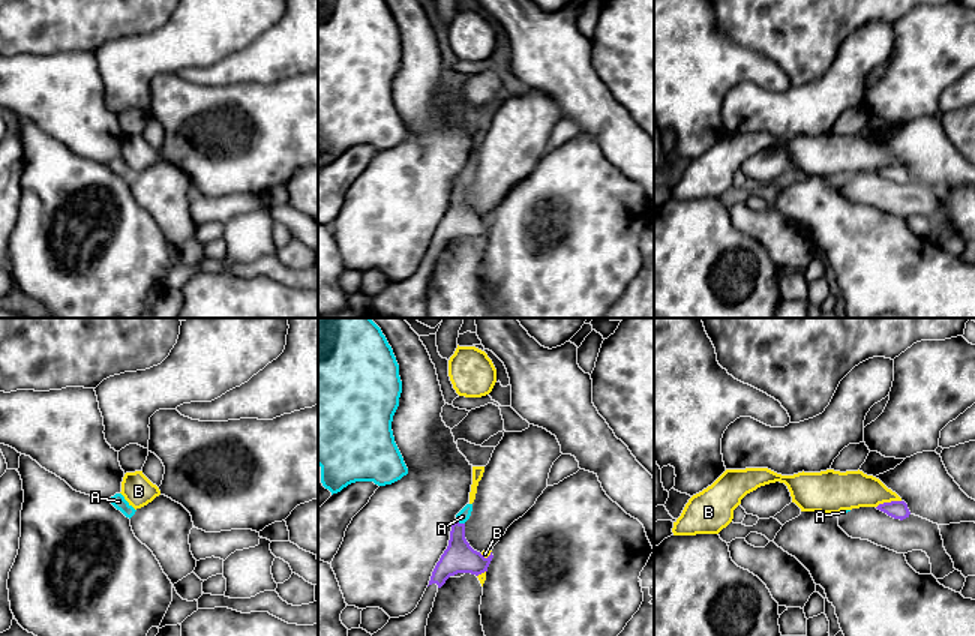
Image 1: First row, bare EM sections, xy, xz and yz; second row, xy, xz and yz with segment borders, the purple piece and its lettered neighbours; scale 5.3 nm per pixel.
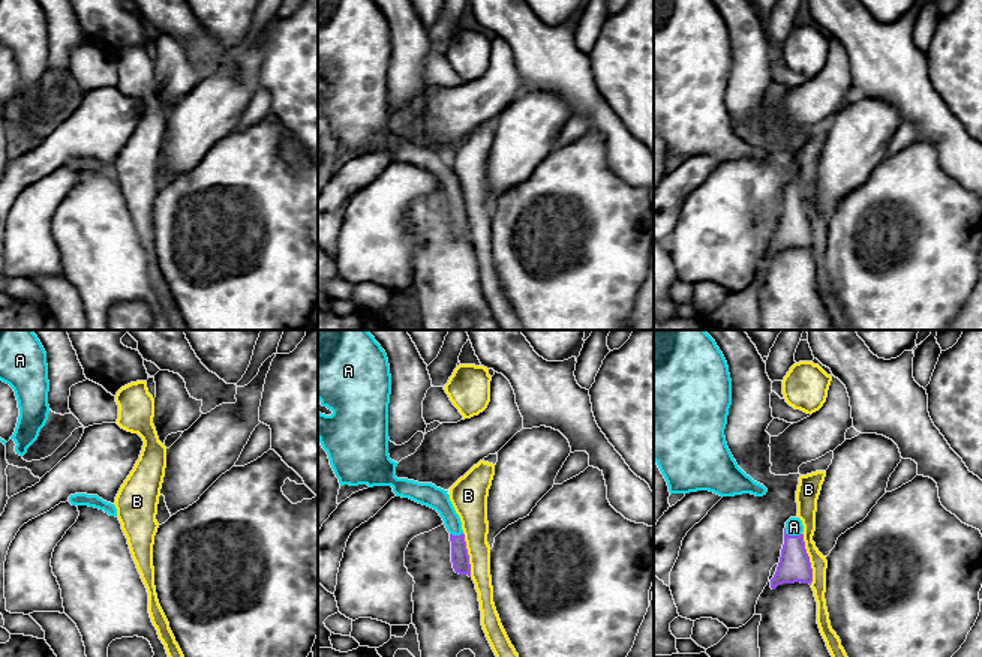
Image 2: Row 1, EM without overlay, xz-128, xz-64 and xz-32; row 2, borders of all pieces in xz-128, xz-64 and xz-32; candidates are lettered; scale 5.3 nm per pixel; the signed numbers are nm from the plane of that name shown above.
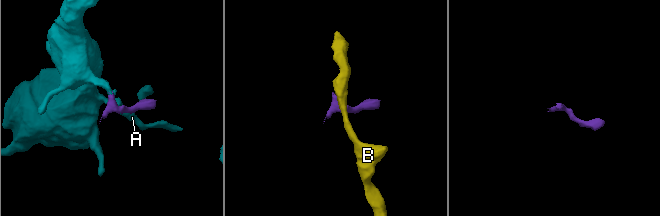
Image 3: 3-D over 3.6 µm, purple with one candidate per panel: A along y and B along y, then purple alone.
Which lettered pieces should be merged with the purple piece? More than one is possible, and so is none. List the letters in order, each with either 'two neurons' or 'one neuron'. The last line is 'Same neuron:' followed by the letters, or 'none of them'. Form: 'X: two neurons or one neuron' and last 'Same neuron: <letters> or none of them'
A: one neuron
B: two neurons
Same neuron: A

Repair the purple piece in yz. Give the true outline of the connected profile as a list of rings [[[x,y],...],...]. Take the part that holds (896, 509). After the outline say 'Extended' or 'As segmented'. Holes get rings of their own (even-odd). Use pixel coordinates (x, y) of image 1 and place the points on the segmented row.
[[[904,501],[884,502],[884,504],[879,504],[876,508],[900,520],[909,518],[910,514],[908,504]]]. As segmented

